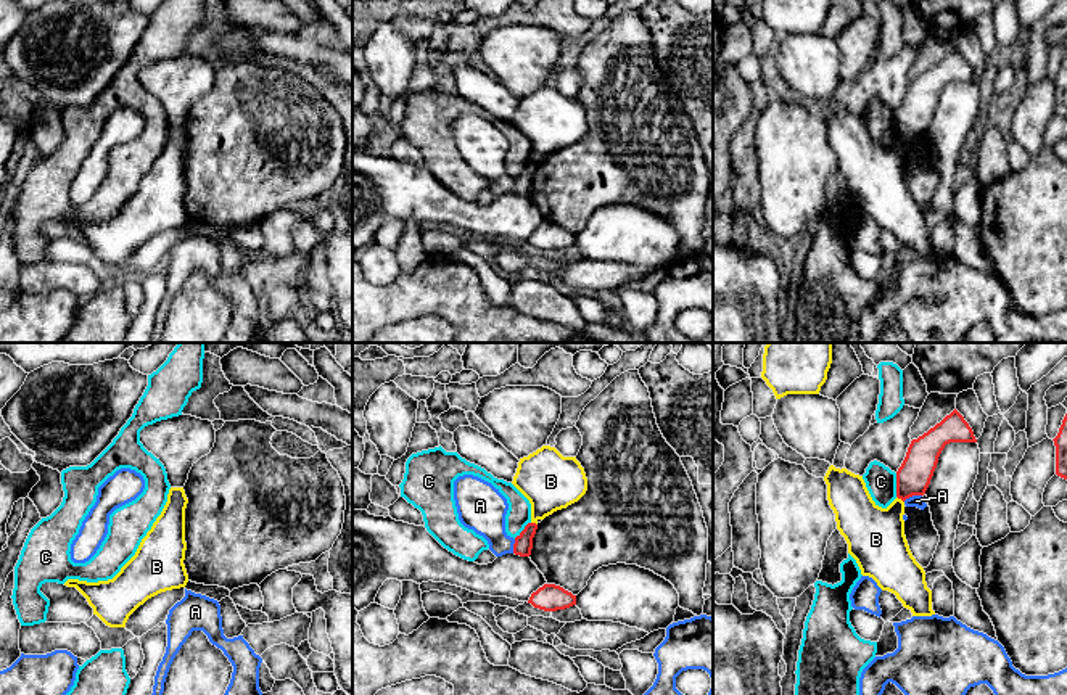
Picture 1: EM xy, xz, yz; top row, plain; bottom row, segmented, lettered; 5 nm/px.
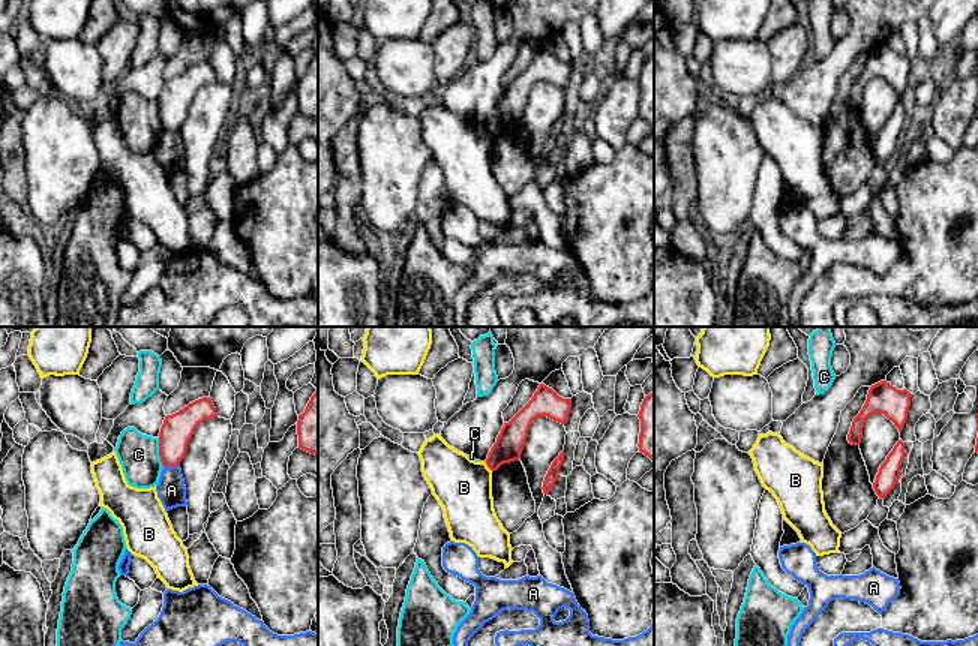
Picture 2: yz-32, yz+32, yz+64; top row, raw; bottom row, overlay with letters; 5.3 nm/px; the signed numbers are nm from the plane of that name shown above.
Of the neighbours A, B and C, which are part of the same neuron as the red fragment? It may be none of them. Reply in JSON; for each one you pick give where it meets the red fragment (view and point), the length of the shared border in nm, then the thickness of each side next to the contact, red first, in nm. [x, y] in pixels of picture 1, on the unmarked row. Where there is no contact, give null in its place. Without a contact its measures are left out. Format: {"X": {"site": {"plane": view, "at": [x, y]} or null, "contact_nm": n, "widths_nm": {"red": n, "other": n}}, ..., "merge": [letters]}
{"merge": []}

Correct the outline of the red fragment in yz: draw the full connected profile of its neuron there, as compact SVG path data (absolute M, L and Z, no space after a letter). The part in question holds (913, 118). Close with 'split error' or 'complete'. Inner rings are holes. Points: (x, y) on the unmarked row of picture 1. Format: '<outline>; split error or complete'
M956 48L927 72L911 80L896 111L898 138L904 142L913 135L925 134L938 97L950 82L977 82L972 68Z; complete

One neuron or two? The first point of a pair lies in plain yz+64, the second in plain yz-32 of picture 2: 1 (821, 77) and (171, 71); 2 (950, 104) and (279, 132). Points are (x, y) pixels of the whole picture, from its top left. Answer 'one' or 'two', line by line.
1: two
2: one

